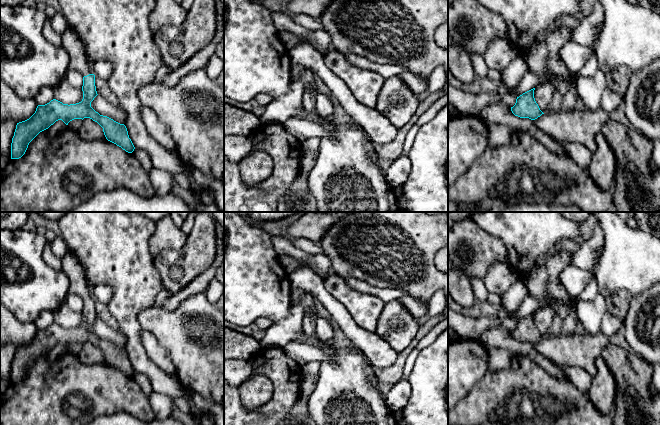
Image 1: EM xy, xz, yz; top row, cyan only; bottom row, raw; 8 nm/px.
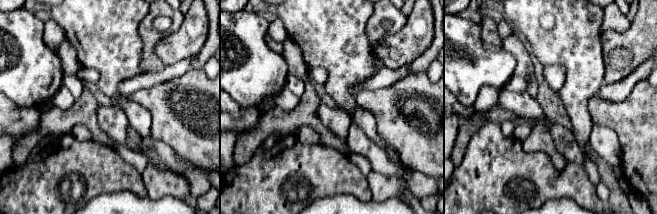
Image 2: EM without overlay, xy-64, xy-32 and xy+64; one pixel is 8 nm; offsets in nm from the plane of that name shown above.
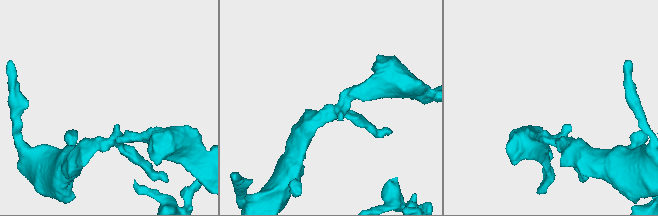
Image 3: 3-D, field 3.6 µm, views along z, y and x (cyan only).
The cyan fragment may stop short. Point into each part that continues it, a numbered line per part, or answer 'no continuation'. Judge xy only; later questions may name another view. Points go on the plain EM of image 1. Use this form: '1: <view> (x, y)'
1: xy (79, 285)

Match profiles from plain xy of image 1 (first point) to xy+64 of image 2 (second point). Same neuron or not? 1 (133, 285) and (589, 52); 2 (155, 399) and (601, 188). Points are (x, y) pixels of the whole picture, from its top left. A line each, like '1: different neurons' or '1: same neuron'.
1: same neuron
2: same neuron

